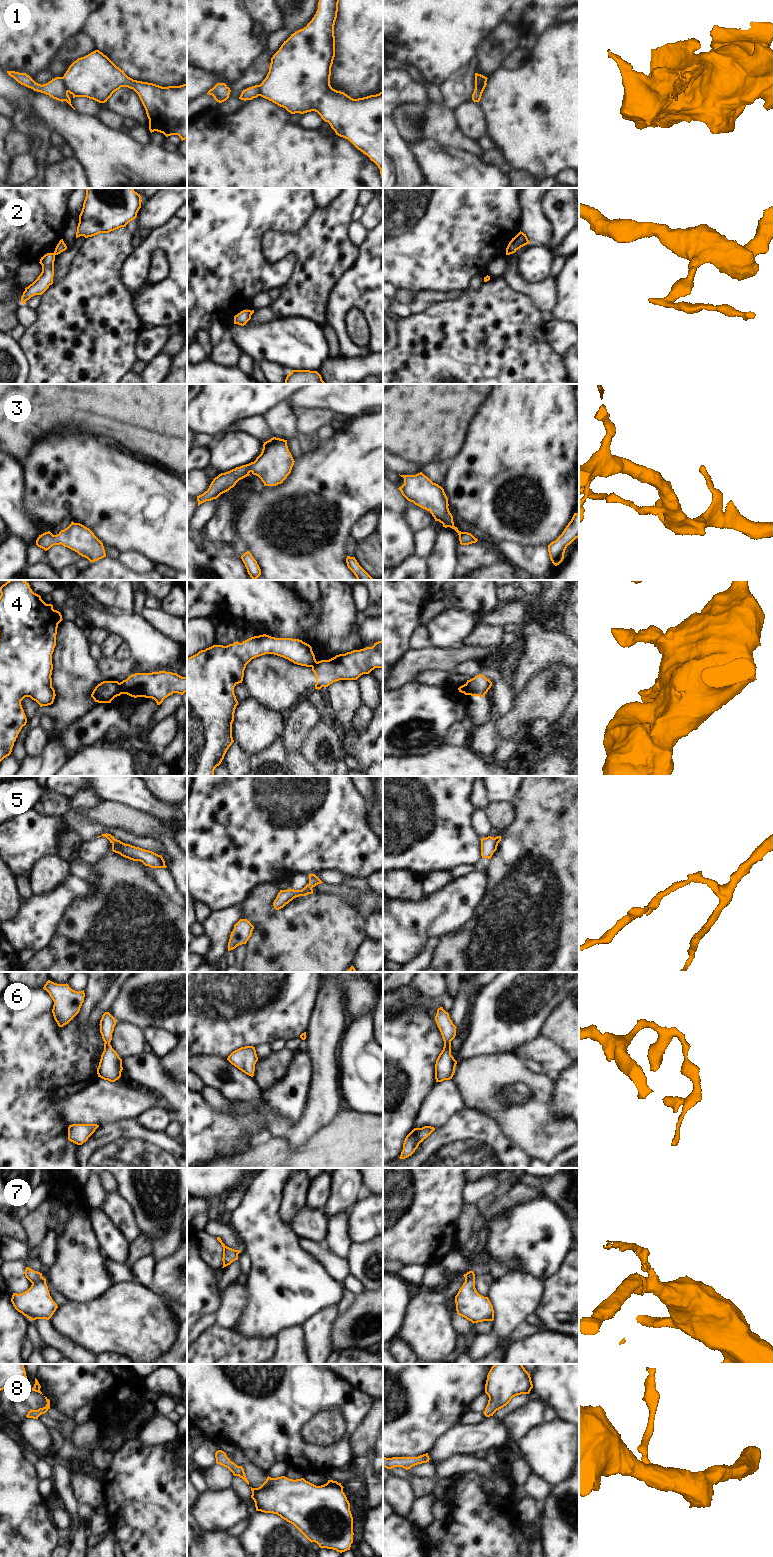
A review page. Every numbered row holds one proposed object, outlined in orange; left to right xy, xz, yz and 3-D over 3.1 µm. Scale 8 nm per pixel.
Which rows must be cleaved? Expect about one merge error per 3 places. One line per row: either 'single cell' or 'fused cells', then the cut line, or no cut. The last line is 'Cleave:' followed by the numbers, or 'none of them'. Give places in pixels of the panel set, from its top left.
1: fused cells; cut in xy along (62, 77), (68, 91)
2: fused cells; cut in xy along (54, 252), (55, 254)
3: single cell; no cut
4: fused cells; cut in xy along (118, 683), (122, 693)
5: single cell; no cut
6: single cell; no cut
7: single cell; no cut
8: single cell; no cut
Cleave: 1, 2, 4

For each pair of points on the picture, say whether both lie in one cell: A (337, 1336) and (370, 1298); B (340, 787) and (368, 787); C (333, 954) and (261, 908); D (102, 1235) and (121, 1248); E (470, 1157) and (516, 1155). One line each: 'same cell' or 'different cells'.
A: same cell
B: different cells
C: different cells
D: same cell
E: same cell

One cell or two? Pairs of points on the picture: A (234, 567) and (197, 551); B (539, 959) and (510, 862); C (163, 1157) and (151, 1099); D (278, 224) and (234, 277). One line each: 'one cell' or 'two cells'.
A: one cell
B: one cell
C: two cells
D: one cell

